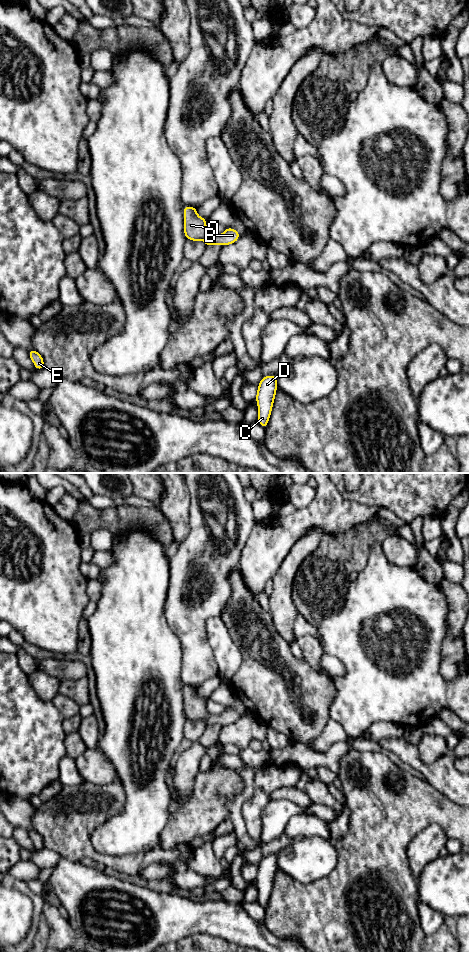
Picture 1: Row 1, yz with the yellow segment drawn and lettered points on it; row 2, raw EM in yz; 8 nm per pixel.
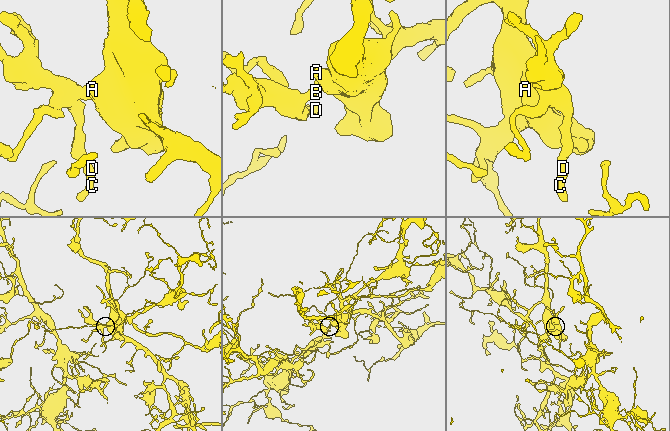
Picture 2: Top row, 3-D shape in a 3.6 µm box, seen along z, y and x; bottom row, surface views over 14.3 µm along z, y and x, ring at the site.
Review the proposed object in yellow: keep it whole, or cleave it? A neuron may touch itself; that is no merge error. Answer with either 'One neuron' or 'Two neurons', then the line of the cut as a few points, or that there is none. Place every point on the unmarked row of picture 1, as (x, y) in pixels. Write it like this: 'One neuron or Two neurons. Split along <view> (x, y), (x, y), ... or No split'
One neuron. No split

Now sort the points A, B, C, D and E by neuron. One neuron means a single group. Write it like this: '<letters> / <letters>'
A B C D E

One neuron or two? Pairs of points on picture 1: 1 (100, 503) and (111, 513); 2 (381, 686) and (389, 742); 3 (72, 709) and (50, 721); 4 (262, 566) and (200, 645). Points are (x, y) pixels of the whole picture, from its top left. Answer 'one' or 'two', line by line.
1: two
2: two
3: two
4: two

